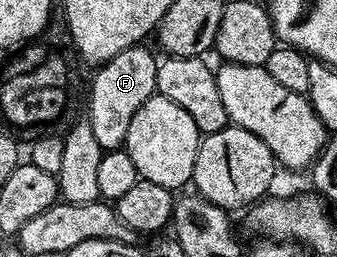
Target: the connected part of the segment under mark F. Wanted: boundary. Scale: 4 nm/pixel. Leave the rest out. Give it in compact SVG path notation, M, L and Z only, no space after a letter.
M135 46L124 50L120 54L107 61L106 64L97 65L94 81L90 84L90 113L88 119L92 126L92 134L96 134L96 142L104 150L118 150L126 143L128 126L132 123L132 114L148 102L148 98L156 92L156 70L158 69L159 57L153 56L145 46Z

